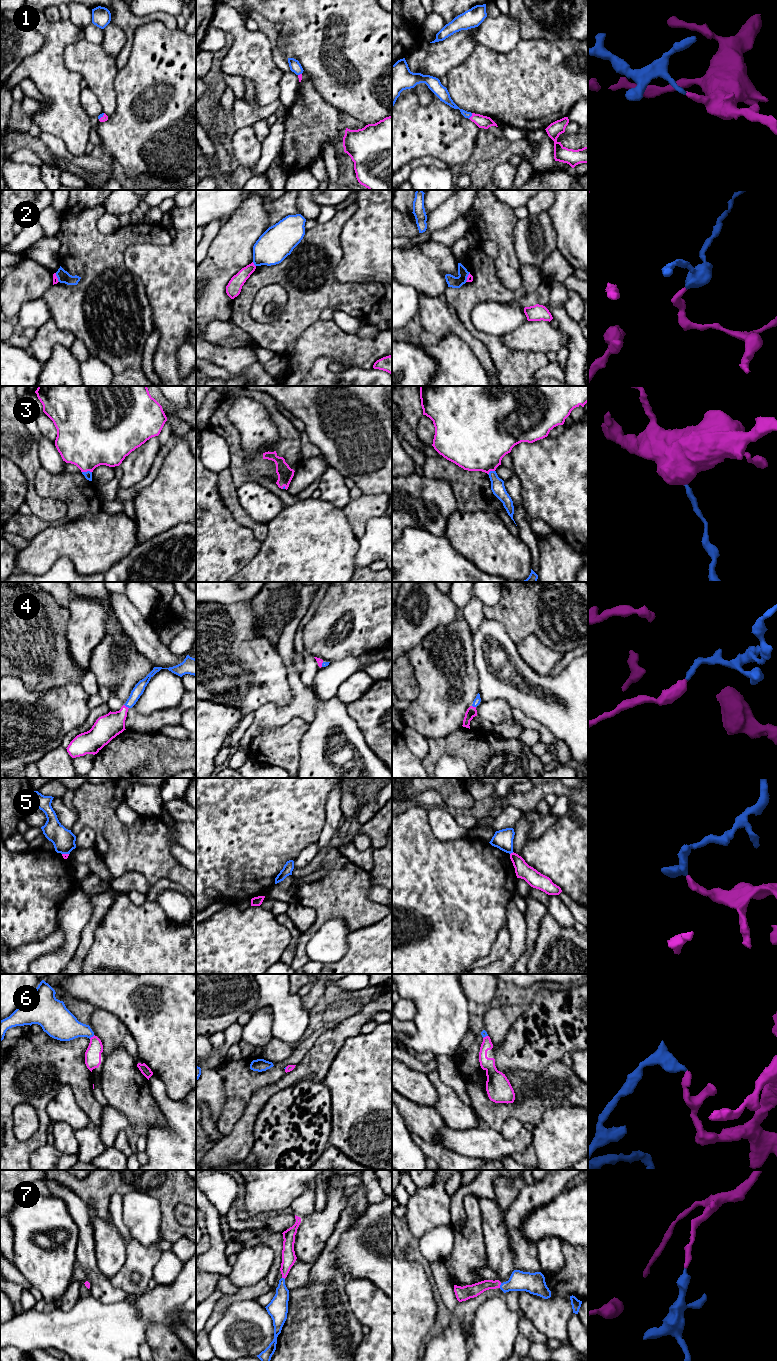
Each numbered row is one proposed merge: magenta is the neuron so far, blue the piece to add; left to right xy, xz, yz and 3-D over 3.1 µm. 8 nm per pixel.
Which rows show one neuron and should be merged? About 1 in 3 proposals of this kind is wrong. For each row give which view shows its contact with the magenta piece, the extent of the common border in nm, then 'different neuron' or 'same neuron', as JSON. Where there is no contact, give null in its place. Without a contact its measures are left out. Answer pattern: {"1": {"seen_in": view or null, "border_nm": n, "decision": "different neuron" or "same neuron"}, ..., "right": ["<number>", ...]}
{"1": {"seen_in": "yz", "border_nm": 60, "decision": "same neuron"}, "2": {"seen_in": "xz", "border_nm": 50, "decision": "different neuron"}, "3": {"seen_in": "xy", "border_nm": 80, "decision": "same neuron"}, "4": {"seen_in": "xy", "border_nm": 50, "decision": "same neuron"}, "5": {"seen_in": "yz", "border_nm": 40, "decision": "different neuron"}, "6": {"seen_in": "xy", "border_nm": 50, "decision": "same neuron"}, "7": {"seen_in": "yz", "border_nm": 40, "decision": "same neuron"}, "right": ["1", "3", "4", "6", "7"]}

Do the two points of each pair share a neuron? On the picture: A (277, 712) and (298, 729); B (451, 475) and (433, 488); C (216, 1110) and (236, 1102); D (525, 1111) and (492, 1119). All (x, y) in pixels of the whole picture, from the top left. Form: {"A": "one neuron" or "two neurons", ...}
{"A": "two neurons", "B": "two neurons", "C": "two neurons", "D": "one neuron"}

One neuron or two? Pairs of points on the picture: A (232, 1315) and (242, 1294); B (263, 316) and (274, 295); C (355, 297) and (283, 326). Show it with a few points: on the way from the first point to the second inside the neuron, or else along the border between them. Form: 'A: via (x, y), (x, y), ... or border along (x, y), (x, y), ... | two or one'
A: border along (255, 1299), (243, 1299), (232, 1302), (220, 1315) | two
B: via (263, 311), (263, 305), (269, 299) | one
C: via (337, 297), (315, 297), (301, 311) | one

